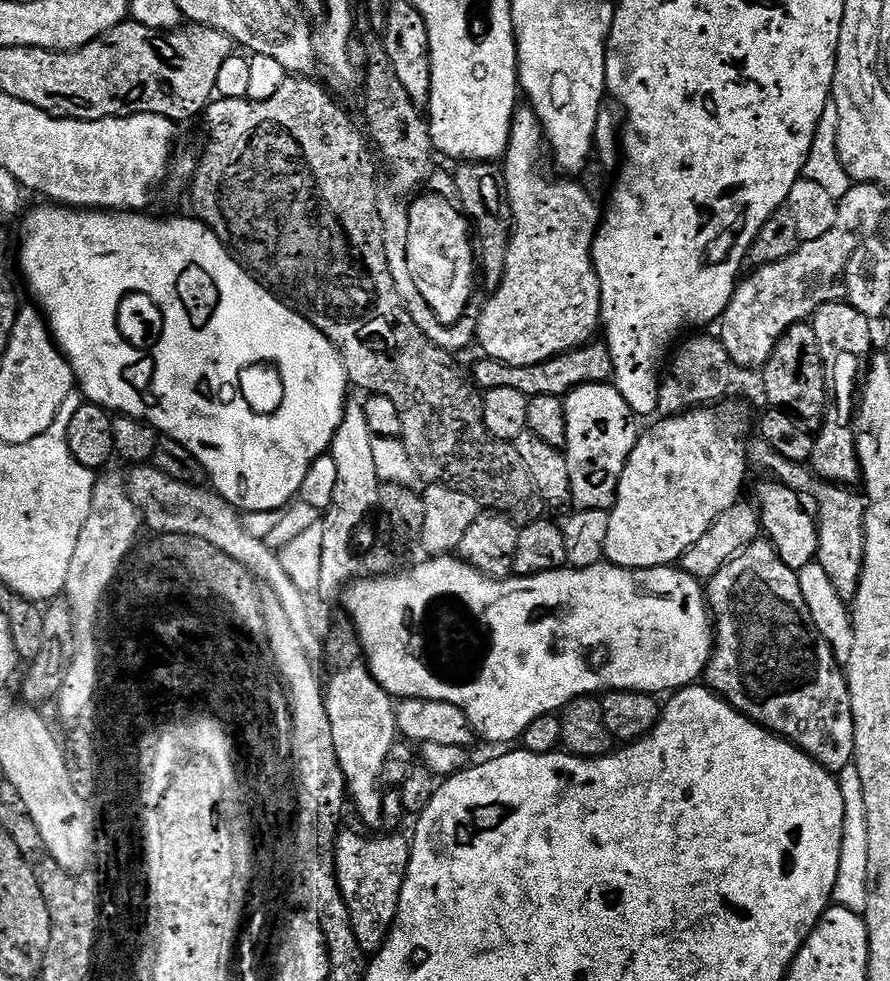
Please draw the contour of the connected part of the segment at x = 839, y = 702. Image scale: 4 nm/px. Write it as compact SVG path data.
M755 540L742 550L706 584L706 599L714 621L712 656L708 659L706 684L744 716L762 725L767 732L801 748L815 764L837 774L854 760L854 734L849 716L848 682L841 665L818 634L806 598L802 598L798 573L777 554L772 541Z

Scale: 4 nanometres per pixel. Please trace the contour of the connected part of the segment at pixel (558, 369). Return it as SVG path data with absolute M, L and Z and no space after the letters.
M593 338L580 348L558 354L546 362L538 362L529 368L519 368L503 364L501 360L480 358L470 371L470 379L477 388L487 390L498 386L511 386L526 394L529 398L550 394L551 396L567 397L575 388L587 384L606 384L614 377L614 358L610 354L607 343L603 339Z

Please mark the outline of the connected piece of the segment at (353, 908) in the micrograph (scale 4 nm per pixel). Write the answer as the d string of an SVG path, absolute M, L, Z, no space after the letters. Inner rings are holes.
M344 830L336 837L336 881L348 907L354 934L366 954L374 954L382 947L396 919L412 853L411 843L400 836L388 834L385 840L367 840L356 832Z

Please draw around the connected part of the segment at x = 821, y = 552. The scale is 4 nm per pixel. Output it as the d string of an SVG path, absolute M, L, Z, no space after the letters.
M756 438L751 441L750 460L755 467L757 464L758 467L765 468L771 479L805 497L812 496L811 503L814 505L814 515L820 529L818 534L820 545L816 551L816 560L822 566L822 570L826 570L830 582L834 582L834 590L838 590L841 598L846 602L852 601L858 590L864 551L866 550L866 538L864 537L865 501L859 495L856 497L852 493L855 491L851 487L830 484L826 480L814 478L813 473L805 465L795 464L782 458L782 454L778 454L762 439Z

